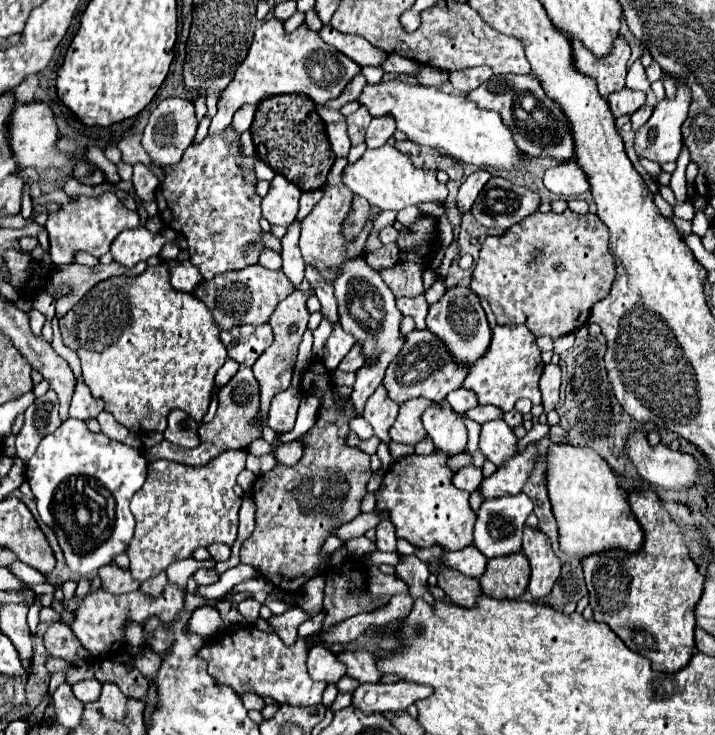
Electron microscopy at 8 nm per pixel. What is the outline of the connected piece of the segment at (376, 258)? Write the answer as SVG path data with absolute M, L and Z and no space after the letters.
M387 244L387 246L381 246L375 252L369 252L365 256L365 260L367 260L367 264L371 264L371 268L375 272L379 272L379 270L391 268L393 264L399 262L399 250L395 248L395 244Z

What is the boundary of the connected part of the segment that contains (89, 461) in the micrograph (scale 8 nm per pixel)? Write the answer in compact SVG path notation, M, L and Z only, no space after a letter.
M69 418L55 432L43 436L35 456L25 466L25 478L35 496L39 516L55 532L71 572L79 576L91 576L103 564L113 562L117 554L127 550L135 530L129 500L145 482L145 454L141 450L133 450L121 442L109 440L101 432L93 434L85 422Z

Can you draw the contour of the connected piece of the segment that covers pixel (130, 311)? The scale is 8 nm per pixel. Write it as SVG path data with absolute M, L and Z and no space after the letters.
M167 264L149 266L133 280L125 276L103 280L81 304L73 306L71 312L59 320L59 332L65 346L77 352L85 384L89 386L93 398L101 398L105 402L105 410L135 434L163 432L167 416L175 408L201 422L211 402L215 372L227 360L227 352L219 340L219 328L211 312L193 294L175 292L175 288L171 288Z

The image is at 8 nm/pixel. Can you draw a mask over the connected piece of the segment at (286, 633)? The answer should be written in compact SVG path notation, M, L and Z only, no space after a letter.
M295 608L295 610L287 610L285 614L279 614L279 616L269 618L269 622L271 622L271 626L277 630L277 634L279 634L279 638L281 638L283 644L291 646L291 644L295 644L298 637L297 626L299 626L303 620L308 619L308 614L301 612L299 608Z

